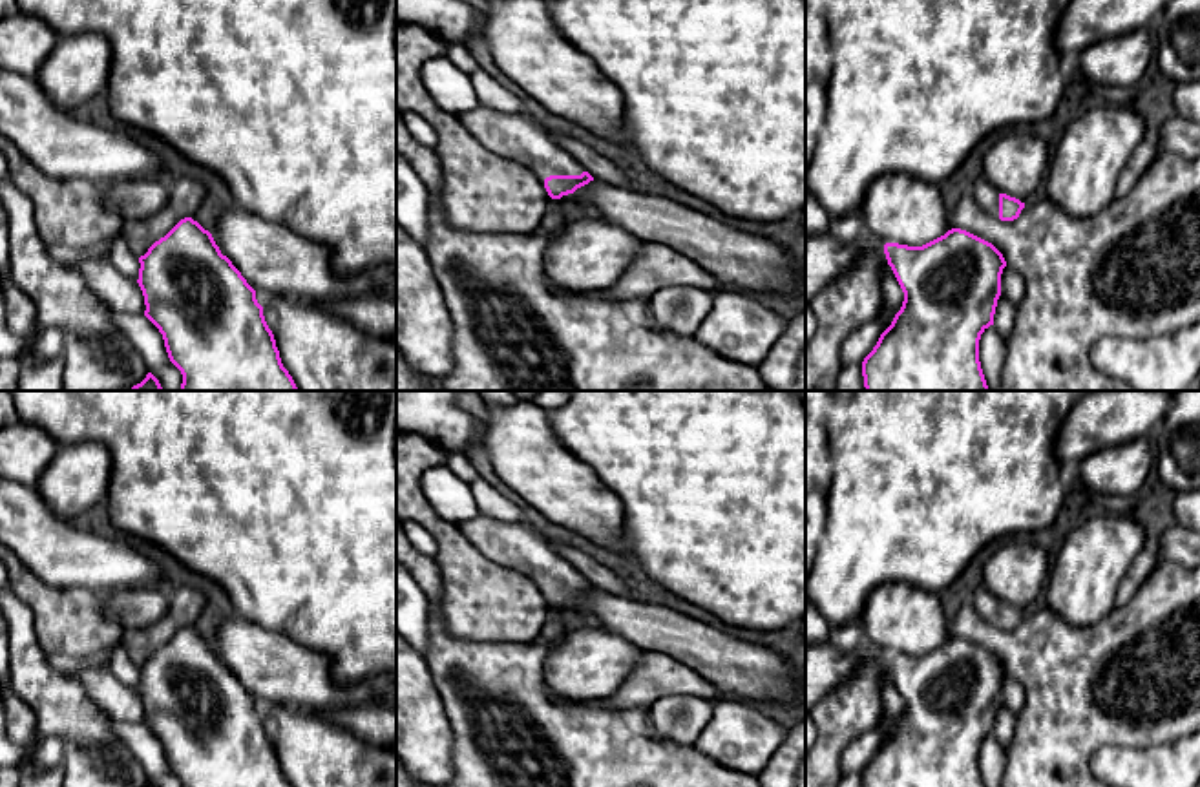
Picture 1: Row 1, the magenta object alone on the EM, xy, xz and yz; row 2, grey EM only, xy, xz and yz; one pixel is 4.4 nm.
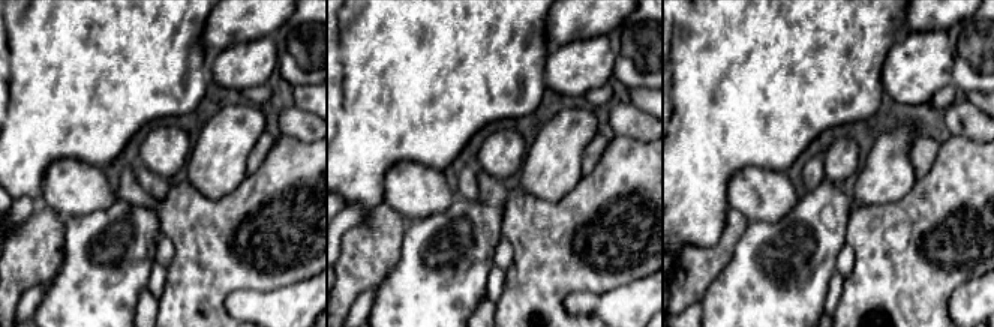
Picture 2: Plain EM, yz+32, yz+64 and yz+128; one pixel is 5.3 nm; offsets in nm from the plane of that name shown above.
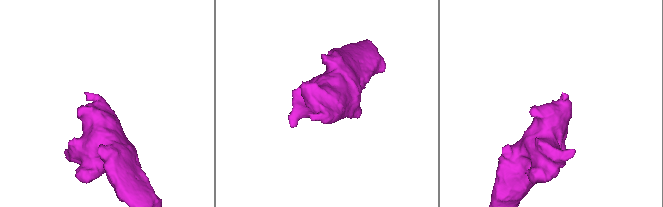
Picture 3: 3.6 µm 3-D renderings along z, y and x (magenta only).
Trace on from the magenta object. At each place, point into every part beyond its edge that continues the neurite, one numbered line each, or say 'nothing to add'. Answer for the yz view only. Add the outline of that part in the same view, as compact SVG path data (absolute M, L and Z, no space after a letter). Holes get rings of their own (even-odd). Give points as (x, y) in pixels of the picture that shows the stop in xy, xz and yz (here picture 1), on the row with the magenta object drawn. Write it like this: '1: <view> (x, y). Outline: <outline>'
1: yz (987, 196). Outline: M975 181L970 186L972 194L979 206L988 212L992 217L999 219L999 190L994 188L988 181Z

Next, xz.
1: xz (517, 137). Outline: M477 104L460 122L499 157L528 166L544 184L550 175L581 175L584 168L561 150L548 130L528 113L508 115Z

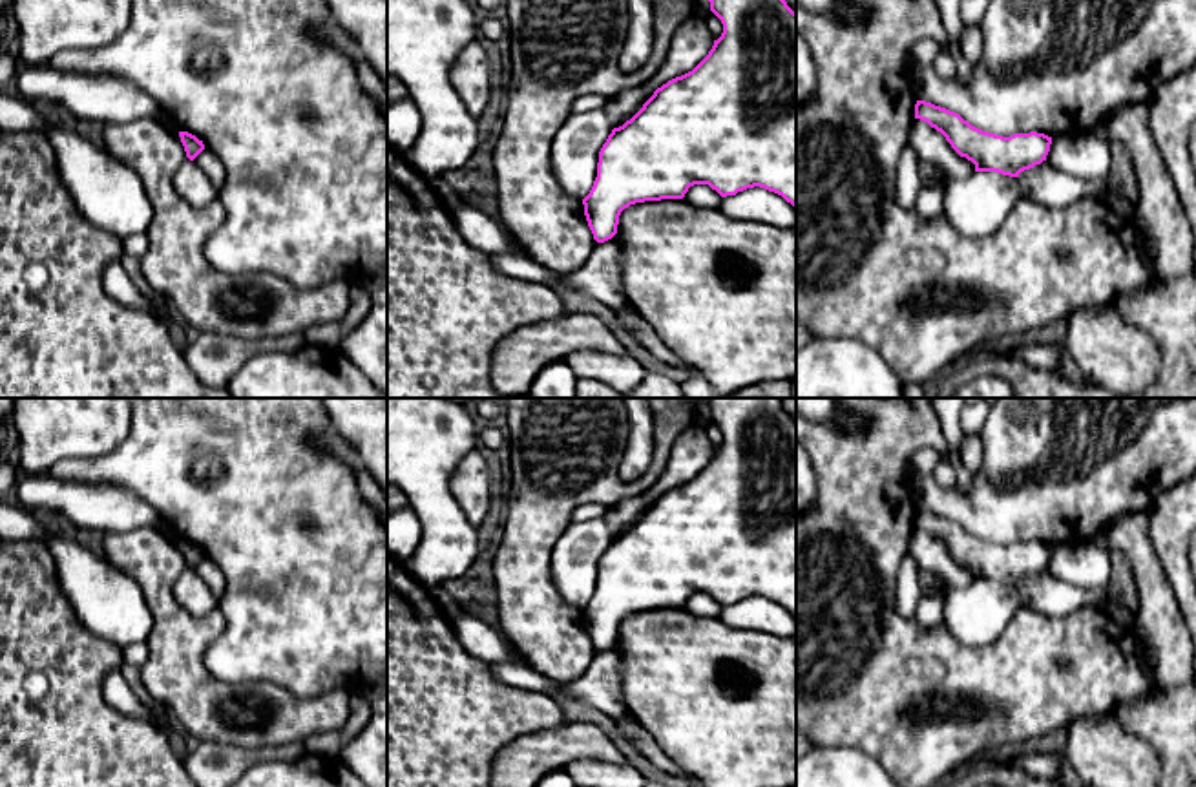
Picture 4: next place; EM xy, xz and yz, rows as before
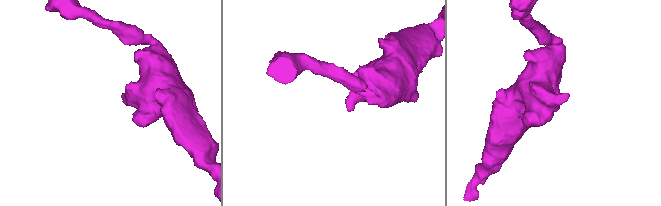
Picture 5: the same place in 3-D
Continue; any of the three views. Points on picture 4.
nothing to add

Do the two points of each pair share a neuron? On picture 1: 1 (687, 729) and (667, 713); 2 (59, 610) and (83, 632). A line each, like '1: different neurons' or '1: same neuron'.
1: same neuron
2: same neuron

